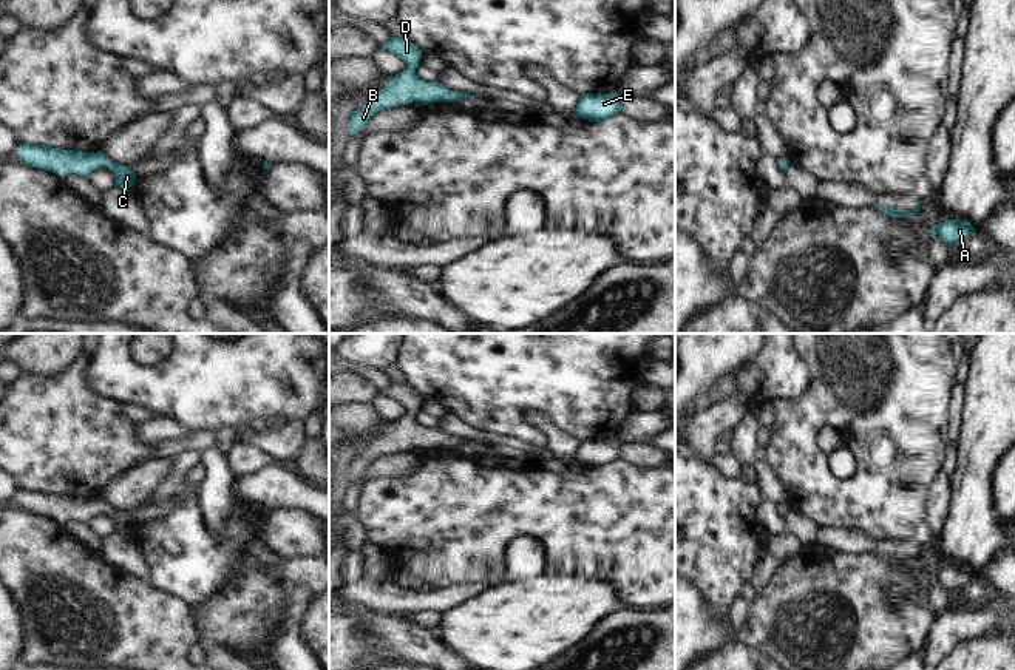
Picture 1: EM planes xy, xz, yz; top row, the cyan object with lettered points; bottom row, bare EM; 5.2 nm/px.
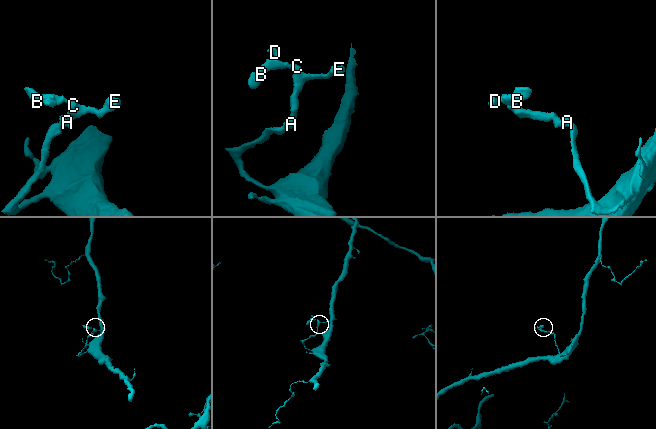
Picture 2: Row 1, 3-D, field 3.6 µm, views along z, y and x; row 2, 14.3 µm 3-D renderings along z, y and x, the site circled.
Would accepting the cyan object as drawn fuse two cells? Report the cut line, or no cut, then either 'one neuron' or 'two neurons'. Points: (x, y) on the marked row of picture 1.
no cut | one neuron

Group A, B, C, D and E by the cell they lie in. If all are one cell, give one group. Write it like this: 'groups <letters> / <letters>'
groups A B C D E

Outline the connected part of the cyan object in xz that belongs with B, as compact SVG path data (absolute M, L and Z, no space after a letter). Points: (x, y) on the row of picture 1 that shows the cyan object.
M391 37L382 45L383 51L395 54L405 63L405 69L395 76L388 76L385 86L375 93L360 110L351 114L349 136L360 131L369 119L386 108L420 102L423 105L442 100L474 99L476 96L459 91L453 93L439 82L426 82L416 74L420 65L422 49L412 45L406 37Z

